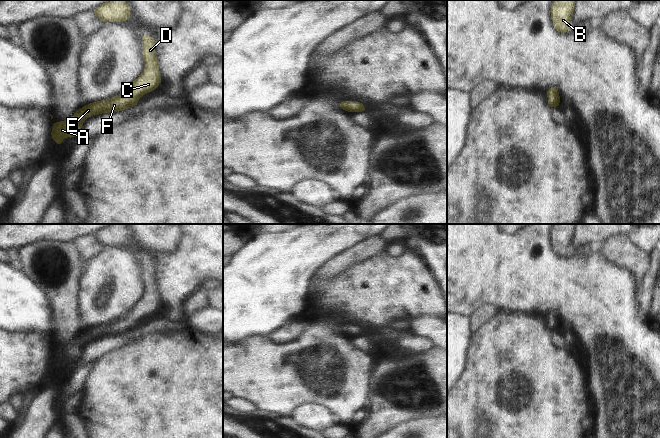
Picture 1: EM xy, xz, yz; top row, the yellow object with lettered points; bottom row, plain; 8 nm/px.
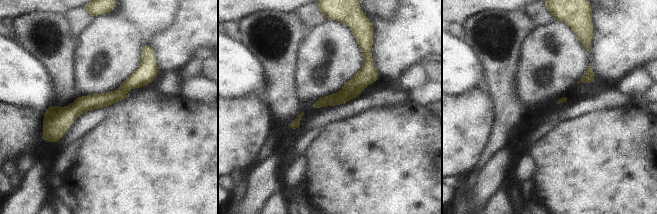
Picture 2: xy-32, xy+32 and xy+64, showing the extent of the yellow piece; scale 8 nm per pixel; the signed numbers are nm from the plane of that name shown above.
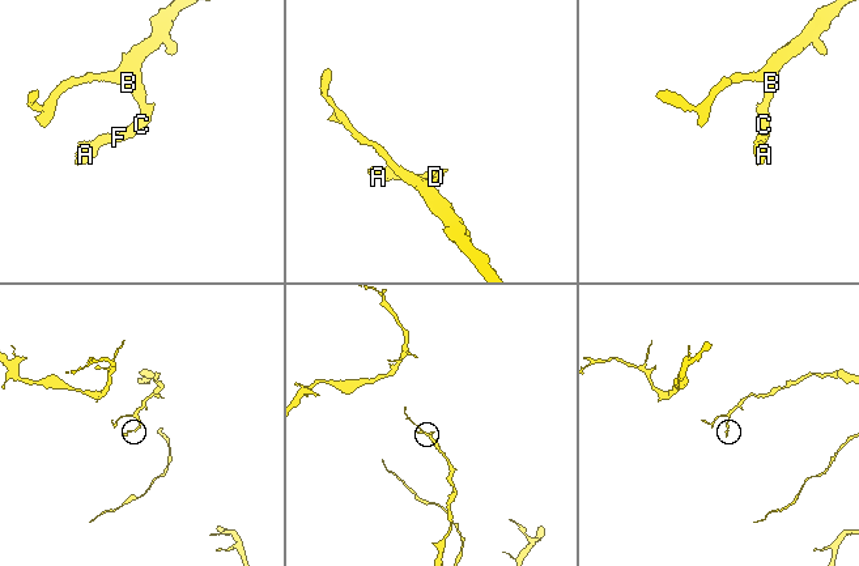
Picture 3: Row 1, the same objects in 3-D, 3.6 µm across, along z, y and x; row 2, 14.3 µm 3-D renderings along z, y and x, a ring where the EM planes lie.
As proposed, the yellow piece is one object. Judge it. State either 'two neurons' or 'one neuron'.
one neuron

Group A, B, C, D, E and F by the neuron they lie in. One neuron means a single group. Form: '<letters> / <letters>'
A B C D E F

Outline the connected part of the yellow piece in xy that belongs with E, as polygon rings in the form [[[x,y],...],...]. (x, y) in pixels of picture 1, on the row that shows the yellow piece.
[[[142,34],[142,52],[145,68],[142,74],[124,92],[109,100],[93,102],[83,106],[75,112],[68,121],[53,123],[52,139],[57,145],[62,146],[63,137],[76,137],[81,131],[81,127],[86,118],[106,112],[116,112],[126,108],[136,106],[140,96],[155,90],[161,83],[162,78],[159,73],[158,61],[155,53],[156,39],[148,34]]]

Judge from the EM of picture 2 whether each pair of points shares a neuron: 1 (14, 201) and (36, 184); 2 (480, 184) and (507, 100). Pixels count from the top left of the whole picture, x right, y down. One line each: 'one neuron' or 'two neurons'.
1: one neuron
2: two neurons

